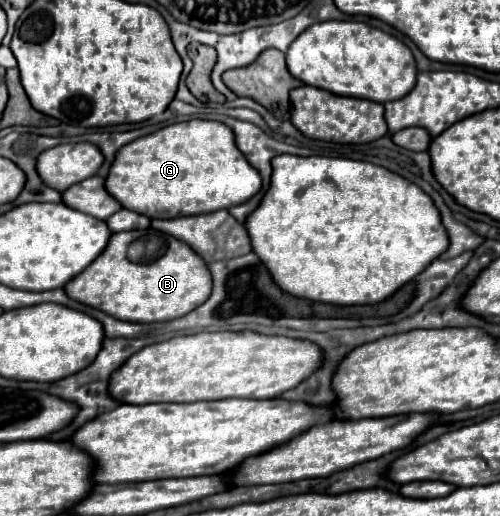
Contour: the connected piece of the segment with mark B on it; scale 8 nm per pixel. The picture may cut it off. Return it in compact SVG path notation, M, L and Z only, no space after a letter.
M142 231L112 233L100 257L96 257L78 277L70 279L70 283L64 287L66 295L78 303L90 305L120 321L130 323L172 321L202 305L212 289L212 277L202 257L198 257L188 245L182 245L182 241L166 235L168 245L162 257L152 263L132 263L126 255L128 245L142 235Z

